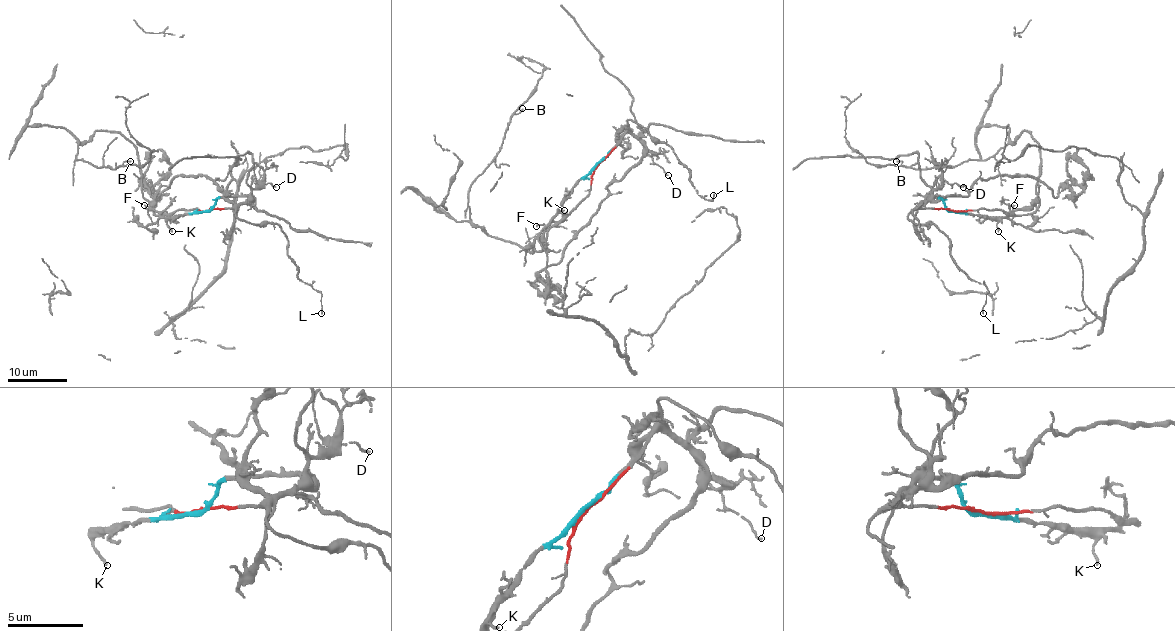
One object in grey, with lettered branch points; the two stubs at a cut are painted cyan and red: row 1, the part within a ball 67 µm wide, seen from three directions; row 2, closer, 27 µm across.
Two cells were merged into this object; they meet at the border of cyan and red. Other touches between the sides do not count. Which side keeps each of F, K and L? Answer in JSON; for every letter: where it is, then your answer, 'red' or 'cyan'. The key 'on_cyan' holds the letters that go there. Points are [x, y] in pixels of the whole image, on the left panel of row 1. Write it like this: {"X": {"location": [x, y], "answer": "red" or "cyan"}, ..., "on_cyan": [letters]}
{"F": {"location": [144, 205], "answer": "cyan"}, "K": {"location": [172, 231], "answer": "cyan"}, "L": {"location": [321, 313], "answer": "red"}, "on_cyan": ["F", "K"]}

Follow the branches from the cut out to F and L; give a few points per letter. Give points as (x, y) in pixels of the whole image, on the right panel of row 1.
F: (951, 211), (1008, 217), (1014, 223), (1014, 205)
L: (951, 209), (917, 208), (908, 218), (917, 224), (932, 223), (948, 239), (953, 261), (987, 288), (983, 314)

